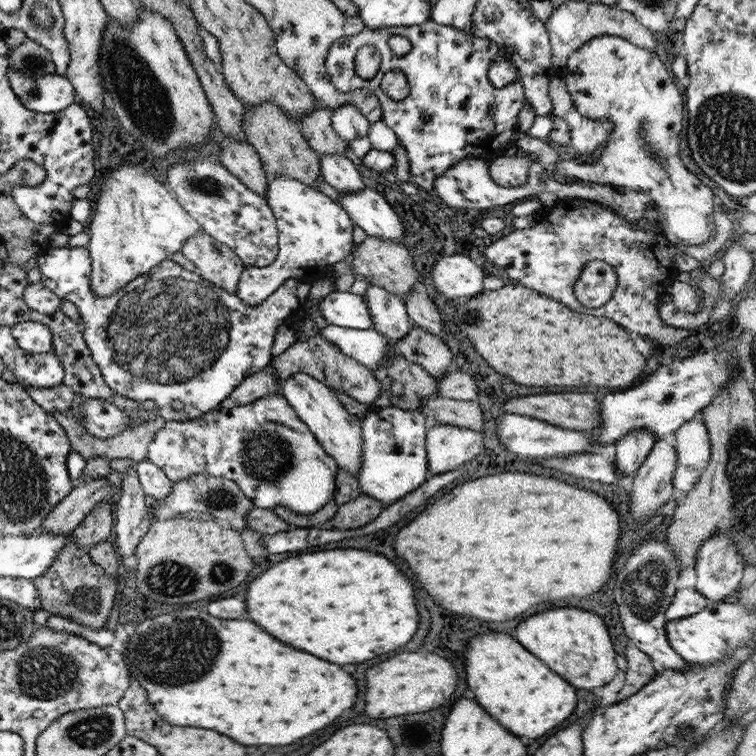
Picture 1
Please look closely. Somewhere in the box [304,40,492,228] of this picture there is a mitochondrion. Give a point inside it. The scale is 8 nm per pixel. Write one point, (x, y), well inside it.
(393, 74)

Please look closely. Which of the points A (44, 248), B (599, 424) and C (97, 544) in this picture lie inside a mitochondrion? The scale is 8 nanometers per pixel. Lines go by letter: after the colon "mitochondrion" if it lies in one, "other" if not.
A: other
B: other
C: other

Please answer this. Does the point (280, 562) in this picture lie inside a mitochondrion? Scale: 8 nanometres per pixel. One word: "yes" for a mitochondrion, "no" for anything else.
no

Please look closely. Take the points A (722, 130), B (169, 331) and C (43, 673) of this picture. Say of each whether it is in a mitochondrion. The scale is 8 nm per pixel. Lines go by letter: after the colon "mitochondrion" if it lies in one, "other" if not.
A: mitochondrion
B: mitochondrion
C: mitochondrion

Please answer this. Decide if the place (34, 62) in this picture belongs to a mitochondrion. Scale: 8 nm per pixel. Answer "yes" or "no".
yes

